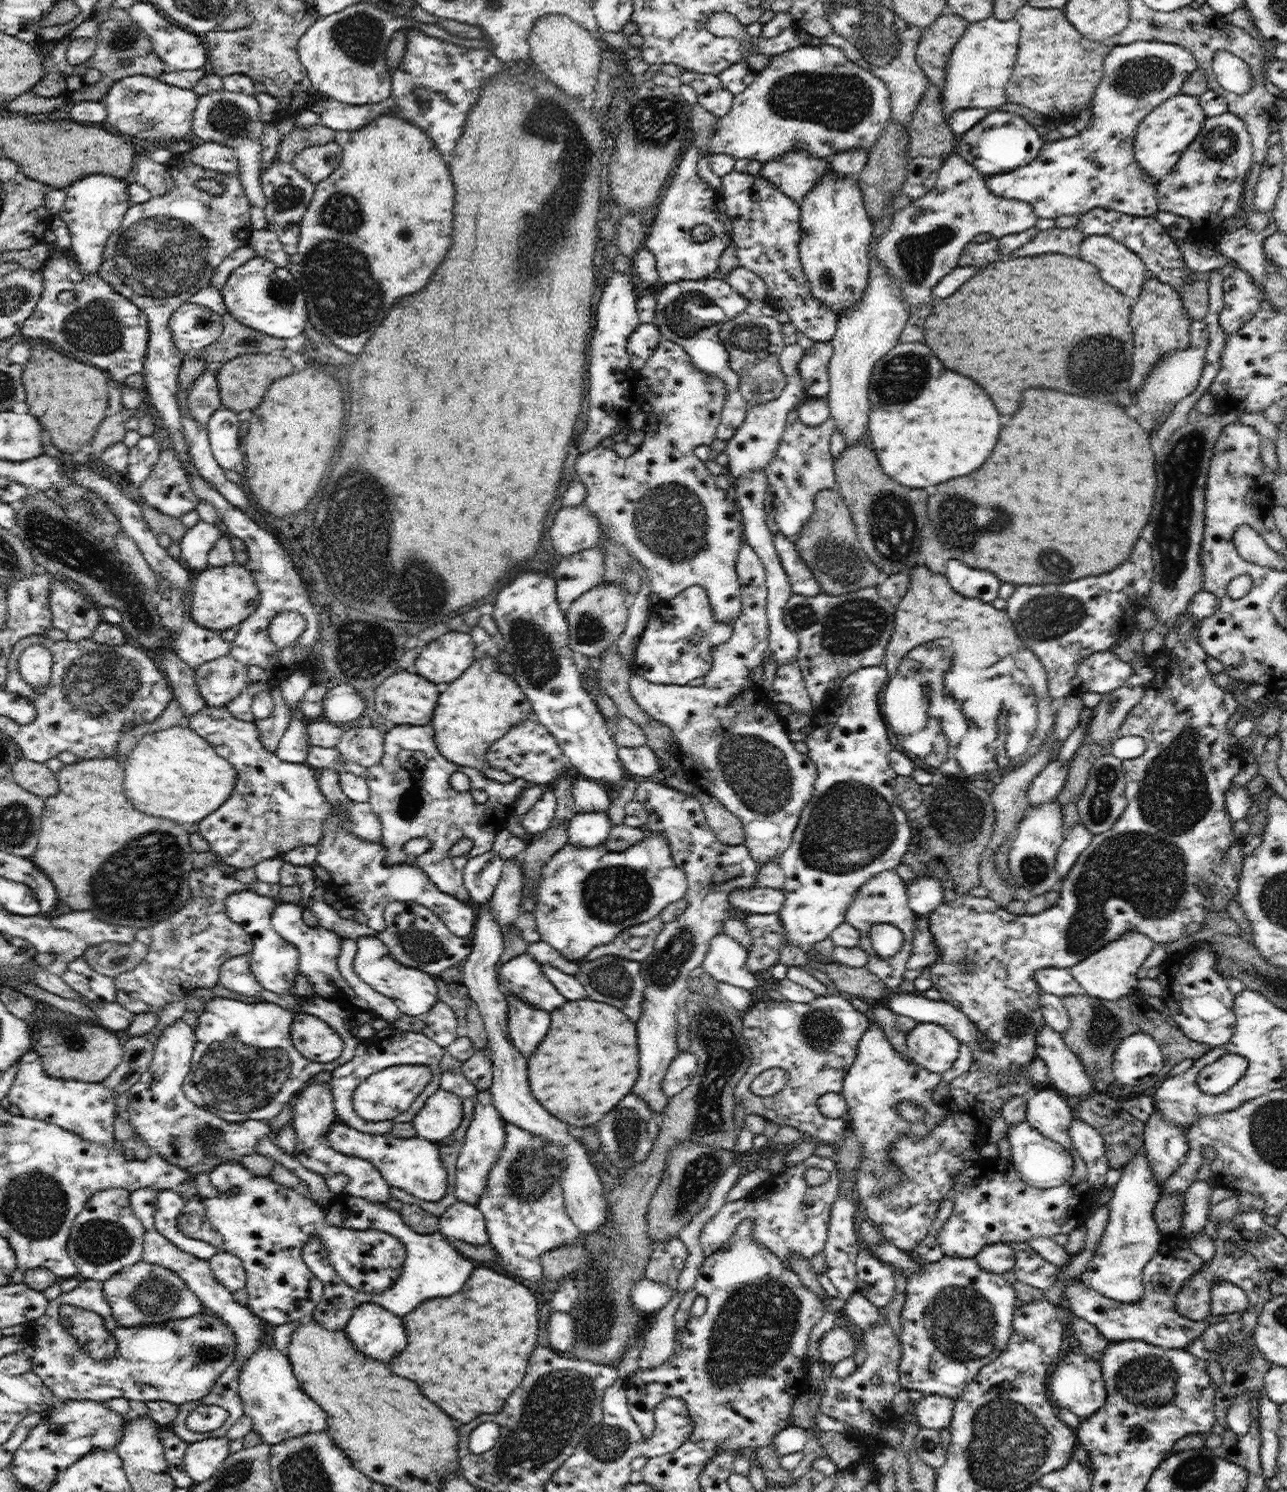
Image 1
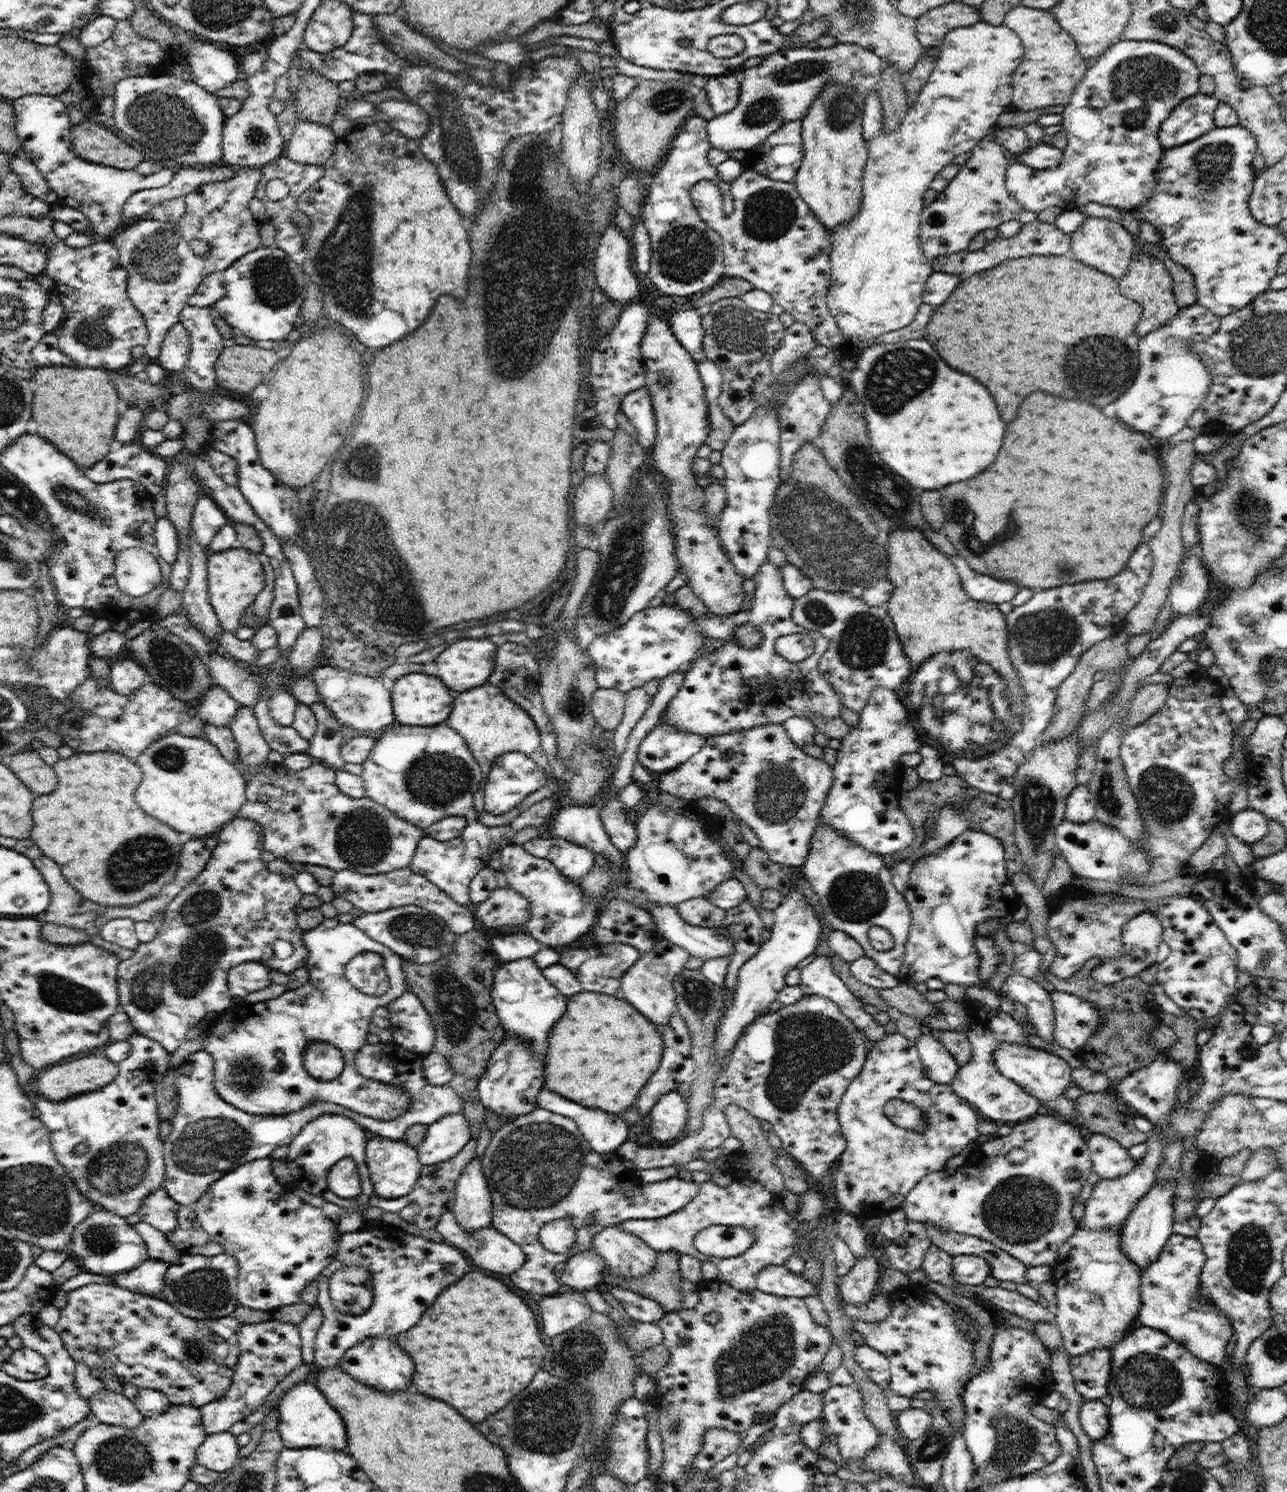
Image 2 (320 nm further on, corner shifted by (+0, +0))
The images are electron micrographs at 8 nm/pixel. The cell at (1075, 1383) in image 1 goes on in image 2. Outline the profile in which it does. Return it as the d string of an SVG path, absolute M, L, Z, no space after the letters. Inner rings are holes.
M1085 1400L1080 1409L1083 1431L1092 1441L1109 1437L1109 1408L1106 1400Z

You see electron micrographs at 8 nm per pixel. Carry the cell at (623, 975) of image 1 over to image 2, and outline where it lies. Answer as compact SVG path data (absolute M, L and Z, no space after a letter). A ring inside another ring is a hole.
M614 941L613 943L592 943L590 946L567 947L559 958L561 965L569 968L580 981L581 987L590 992L604 992L610 996L620 994L623 974L641 957L642 953L632 945Z

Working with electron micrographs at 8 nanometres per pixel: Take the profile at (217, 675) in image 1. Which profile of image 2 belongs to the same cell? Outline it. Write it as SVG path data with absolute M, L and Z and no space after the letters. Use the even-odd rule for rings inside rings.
M241 705L229 727L247 772L259 772L269 762L271 748L258 728L253 707Z

